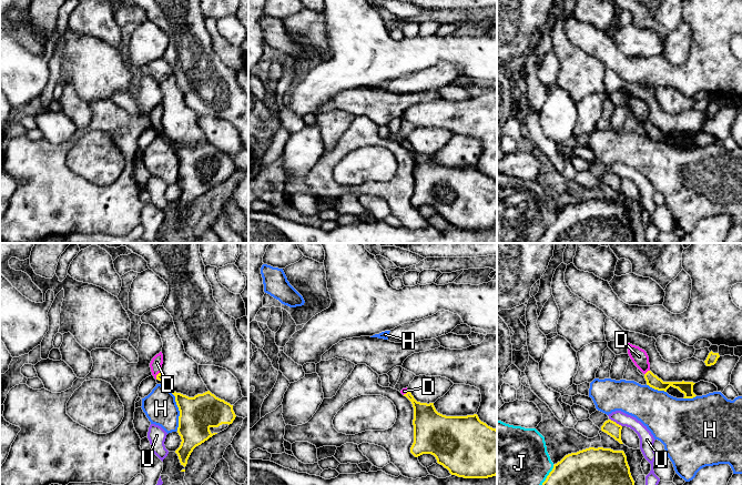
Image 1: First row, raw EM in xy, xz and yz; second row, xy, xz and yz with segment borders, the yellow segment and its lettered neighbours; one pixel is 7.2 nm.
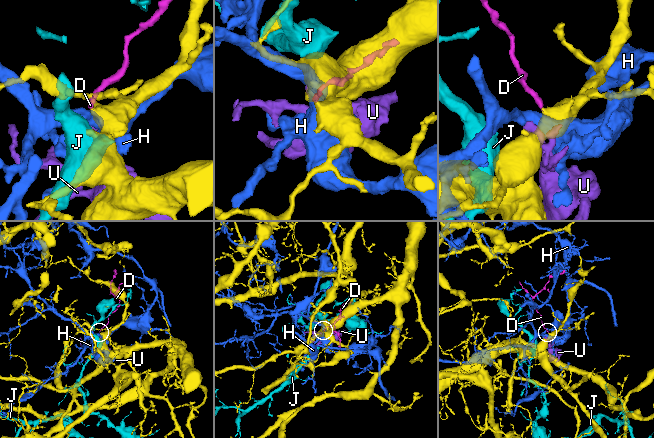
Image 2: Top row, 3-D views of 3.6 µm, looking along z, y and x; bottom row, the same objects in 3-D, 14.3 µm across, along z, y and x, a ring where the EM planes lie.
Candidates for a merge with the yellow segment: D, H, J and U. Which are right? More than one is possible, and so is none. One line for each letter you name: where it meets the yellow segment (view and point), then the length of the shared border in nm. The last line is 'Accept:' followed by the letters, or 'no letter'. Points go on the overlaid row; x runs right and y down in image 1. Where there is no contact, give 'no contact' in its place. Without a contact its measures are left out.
D: contact yz (647, 372); length 50 nm
Accept: D

